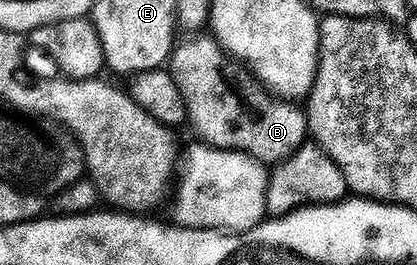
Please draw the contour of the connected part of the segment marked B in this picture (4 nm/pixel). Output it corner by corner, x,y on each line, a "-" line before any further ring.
218,40
187,41
172,52
169,72
174,77
177,87
183,96
186,116
193,128
199,132
198,140
213,149
230,149
233,153
244,153
257,159
262,165
278,167
291,158
302,145
309,141
309,117
294,104
287,103
284,109
279,108
279,101
262,92
255,93
248,99
247,105
231,90
231,65
228,54

